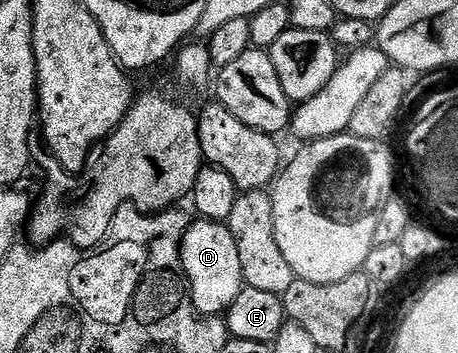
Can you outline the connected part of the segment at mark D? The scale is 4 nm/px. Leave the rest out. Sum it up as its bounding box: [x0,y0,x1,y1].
[179,220,245,316]

